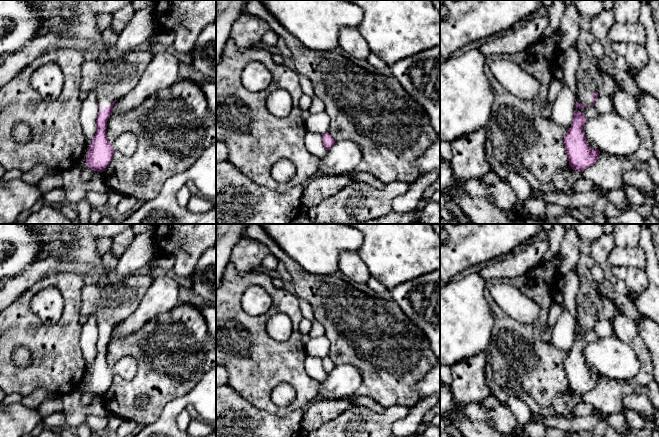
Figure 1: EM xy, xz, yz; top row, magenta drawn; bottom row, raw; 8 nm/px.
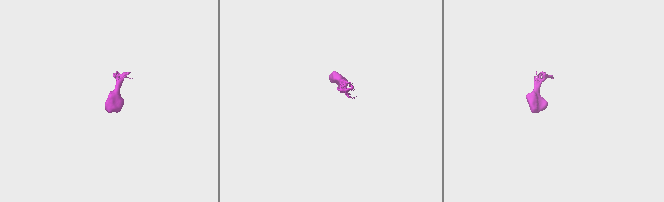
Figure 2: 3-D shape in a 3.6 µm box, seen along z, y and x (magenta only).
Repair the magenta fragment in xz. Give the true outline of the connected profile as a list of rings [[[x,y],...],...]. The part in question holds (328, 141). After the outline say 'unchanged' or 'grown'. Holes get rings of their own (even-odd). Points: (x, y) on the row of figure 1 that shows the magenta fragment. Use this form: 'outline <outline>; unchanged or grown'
outline [[[328,132],[322,134],[322,141],[326,150],[331,148],[335,143],[334,138]]]; unchanged

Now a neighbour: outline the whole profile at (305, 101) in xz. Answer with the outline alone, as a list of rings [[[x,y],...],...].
[[[303,94],[299,101],[299,108],[301,111],[309,110],[312,103],[312,98],[306,94]]]

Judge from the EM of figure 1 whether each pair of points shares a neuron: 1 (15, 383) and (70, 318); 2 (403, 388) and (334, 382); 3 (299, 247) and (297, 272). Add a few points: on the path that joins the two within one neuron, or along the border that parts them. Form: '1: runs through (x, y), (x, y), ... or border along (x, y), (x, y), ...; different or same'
1: runs through (32, 371), (57, 346), (65, 335); same
2: border along (349, 363), (362, 375), (362, 383), (350, 395); different
3: border along (281, 248), (305, 270), (319, 275); different

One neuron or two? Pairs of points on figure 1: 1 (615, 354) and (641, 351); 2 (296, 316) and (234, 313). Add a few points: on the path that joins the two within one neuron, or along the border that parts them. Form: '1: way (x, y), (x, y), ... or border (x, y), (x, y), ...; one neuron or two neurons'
1: border (616, 337), (636, 355), (639, 371), (634, 376); two neurons
2: way (281, 309), (274, 309), (262, 320), (249, 320); one neuron

